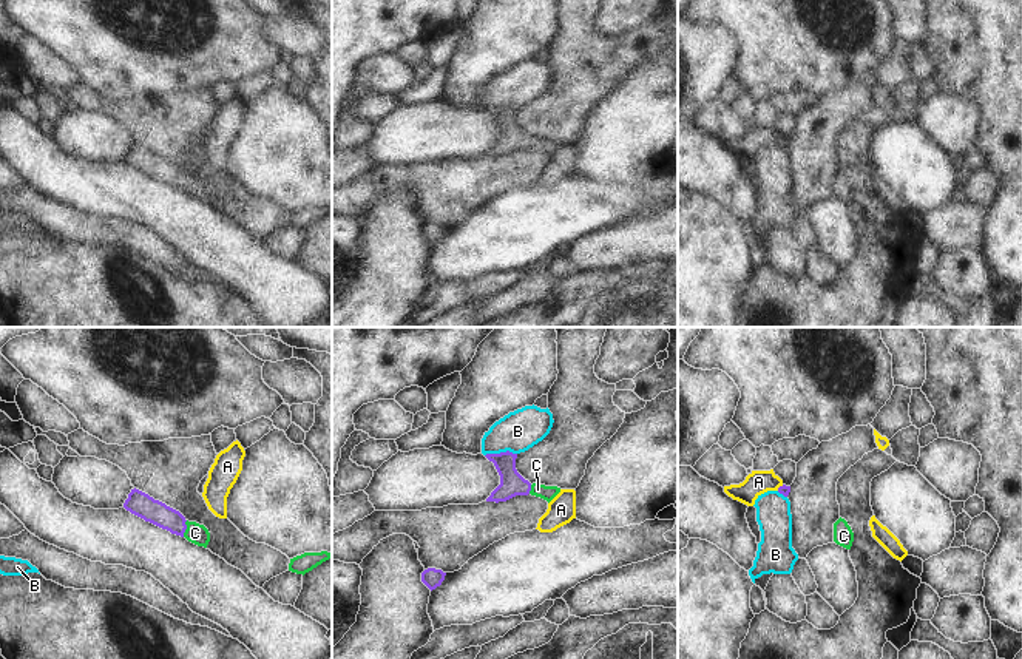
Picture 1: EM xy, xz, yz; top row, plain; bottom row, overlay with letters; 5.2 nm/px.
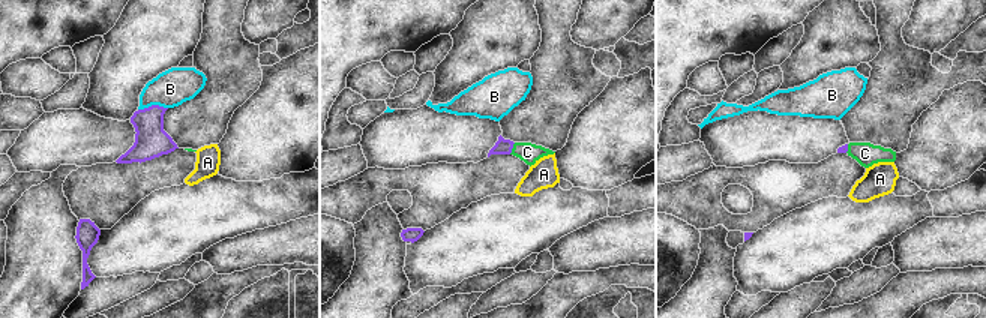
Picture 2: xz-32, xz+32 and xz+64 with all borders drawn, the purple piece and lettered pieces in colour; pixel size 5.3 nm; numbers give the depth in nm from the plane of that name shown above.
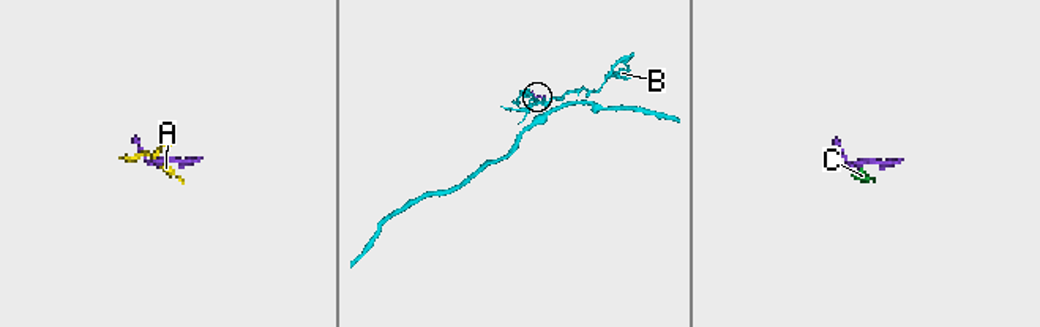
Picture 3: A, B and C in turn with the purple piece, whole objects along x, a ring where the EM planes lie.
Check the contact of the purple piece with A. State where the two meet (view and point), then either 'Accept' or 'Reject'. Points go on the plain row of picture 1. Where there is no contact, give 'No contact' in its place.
Touches purple at yz (780, 141). Reject.

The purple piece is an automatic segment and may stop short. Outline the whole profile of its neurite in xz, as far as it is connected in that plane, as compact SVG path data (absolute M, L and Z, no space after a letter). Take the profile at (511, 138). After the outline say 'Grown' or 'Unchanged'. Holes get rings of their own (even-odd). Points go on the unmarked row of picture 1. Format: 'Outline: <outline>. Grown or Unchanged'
Outline: M509 105L500 108L486 108L489 116L494 117L499 130L500 139L491 147L486 156L506 156L516 150L536 150L548 157L560 147L557 140L545 140L540 137L530 137L516 123L517 108Z. Grown.

